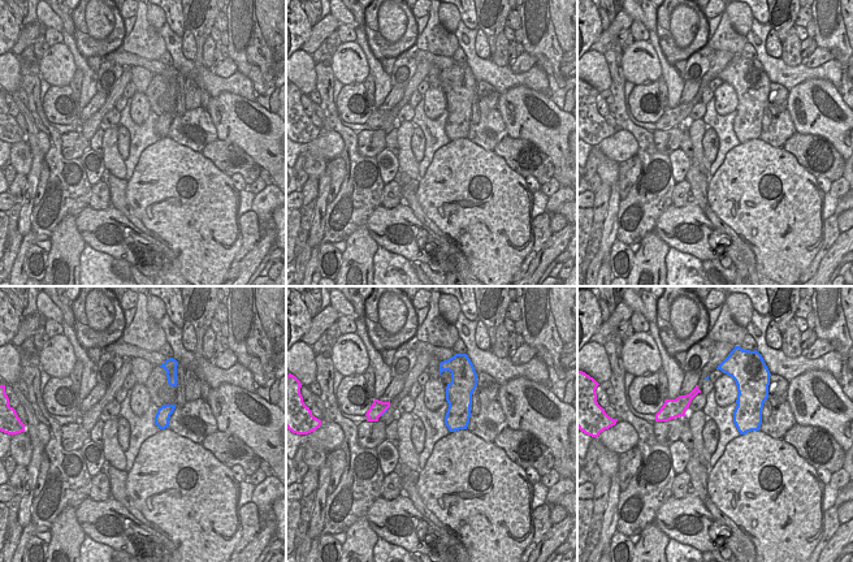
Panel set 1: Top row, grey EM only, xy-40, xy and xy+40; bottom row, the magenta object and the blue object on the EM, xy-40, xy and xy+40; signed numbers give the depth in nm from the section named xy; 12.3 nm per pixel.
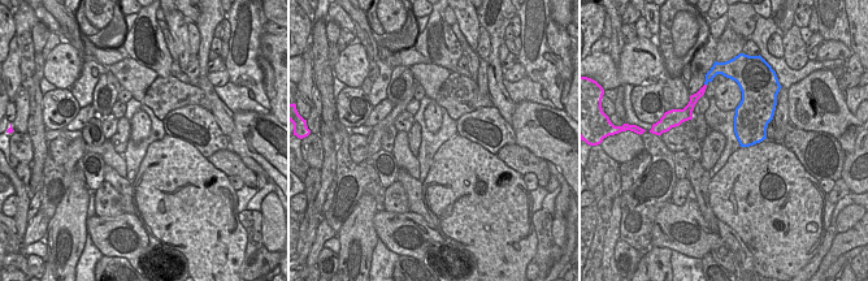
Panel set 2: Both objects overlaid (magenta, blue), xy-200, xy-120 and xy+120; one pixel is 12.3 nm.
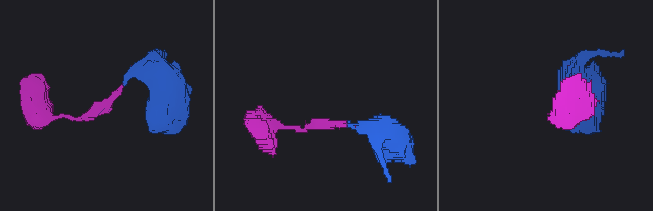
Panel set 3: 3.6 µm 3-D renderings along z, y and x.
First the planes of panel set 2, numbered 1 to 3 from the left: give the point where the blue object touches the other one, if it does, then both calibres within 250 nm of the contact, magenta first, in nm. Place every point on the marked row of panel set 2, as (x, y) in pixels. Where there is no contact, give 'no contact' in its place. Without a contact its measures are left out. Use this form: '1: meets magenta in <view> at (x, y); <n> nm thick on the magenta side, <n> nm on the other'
1: no contact
2: no contact
3: no contact

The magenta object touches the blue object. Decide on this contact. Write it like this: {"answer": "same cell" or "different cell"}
{"answer": "same cell"}

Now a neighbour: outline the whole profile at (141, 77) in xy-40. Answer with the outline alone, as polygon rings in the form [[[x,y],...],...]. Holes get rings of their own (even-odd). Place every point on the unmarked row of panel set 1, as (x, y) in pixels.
[[[142,66],[131,68],[131,82],[135,85],[137,92],[144,94],[152,78],[153,74],[148,69]]]

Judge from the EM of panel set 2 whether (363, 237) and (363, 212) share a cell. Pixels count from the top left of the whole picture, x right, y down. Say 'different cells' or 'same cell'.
same cell

